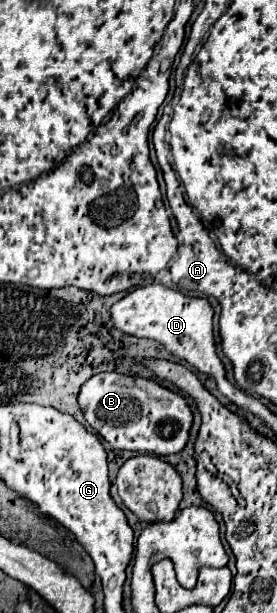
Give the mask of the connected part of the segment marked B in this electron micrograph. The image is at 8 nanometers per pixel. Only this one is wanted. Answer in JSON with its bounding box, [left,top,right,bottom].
[77,372,193,456]

